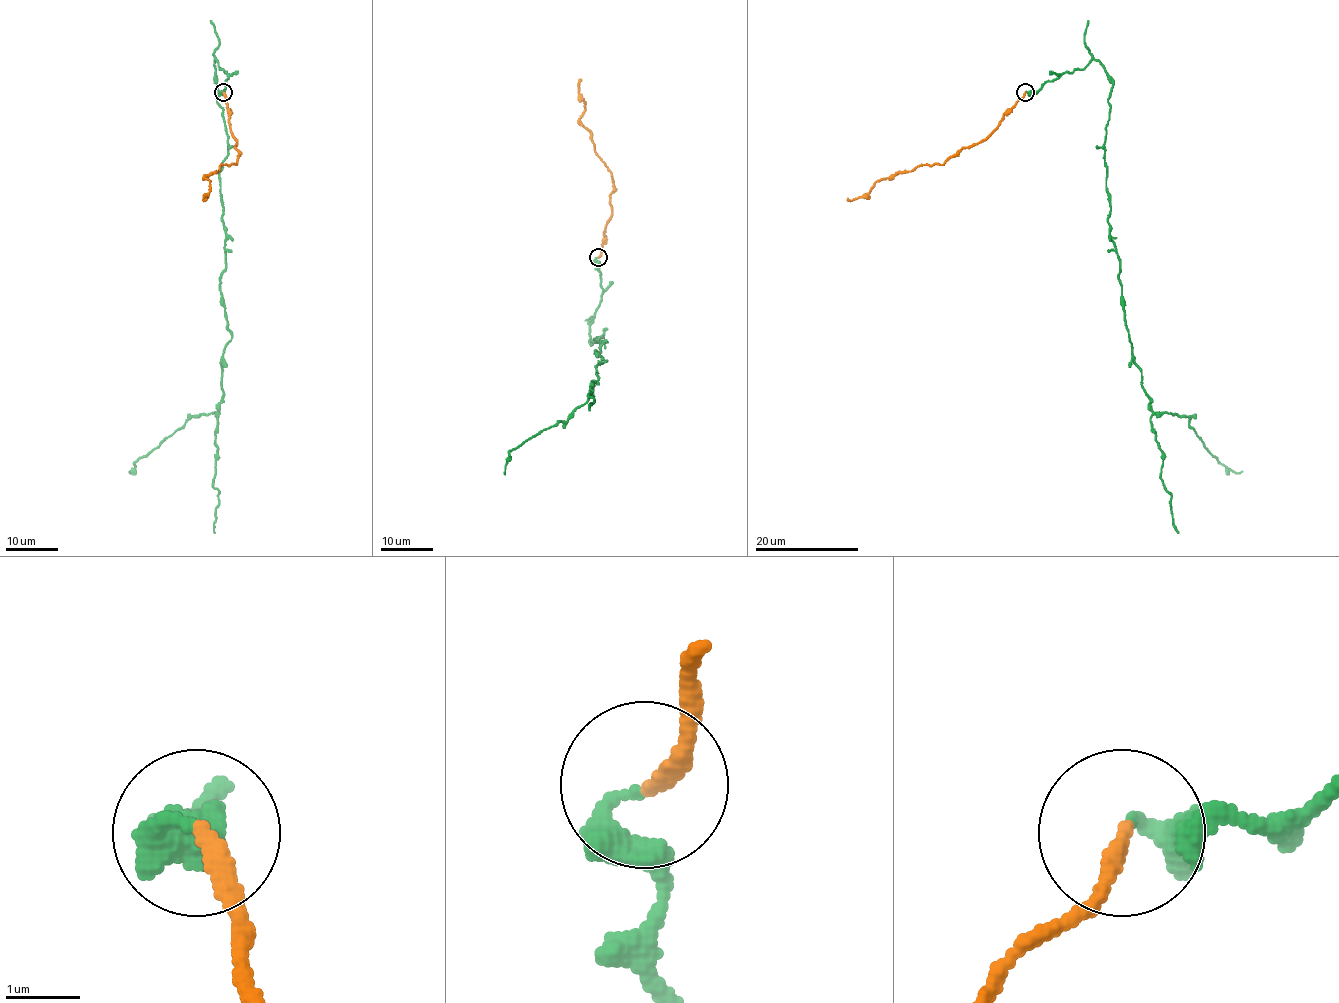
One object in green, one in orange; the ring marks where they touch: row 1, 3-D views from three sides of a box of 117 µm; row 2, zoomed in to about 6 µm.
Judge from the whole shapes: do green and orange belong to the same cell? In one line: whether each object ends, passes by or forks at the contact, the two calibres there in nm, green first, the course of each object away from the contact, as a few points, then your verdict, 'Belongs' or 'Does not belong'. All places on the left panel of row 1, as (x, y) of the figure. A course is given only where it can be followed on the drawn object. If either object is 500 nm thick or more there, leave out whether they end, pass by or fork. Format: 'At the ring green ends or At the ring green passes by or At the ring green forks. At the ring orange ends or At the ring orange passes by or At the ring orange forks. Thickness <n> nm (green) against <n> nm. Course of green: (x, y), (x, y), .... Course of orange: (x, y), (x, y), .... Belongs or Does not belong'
At the ring green ends. At the ring orange ends. Thickness 240 nm (green) against 240 nm. Course of green: (223, 92), (215, 60), (232, 339), (220, 408), (191, 416), (129, 471). Course of orange: (223, 92), (229, 127), (235, 137), (237, 163), (221, 165), (204, 177), (210, 181), (206, 198). Belongs

